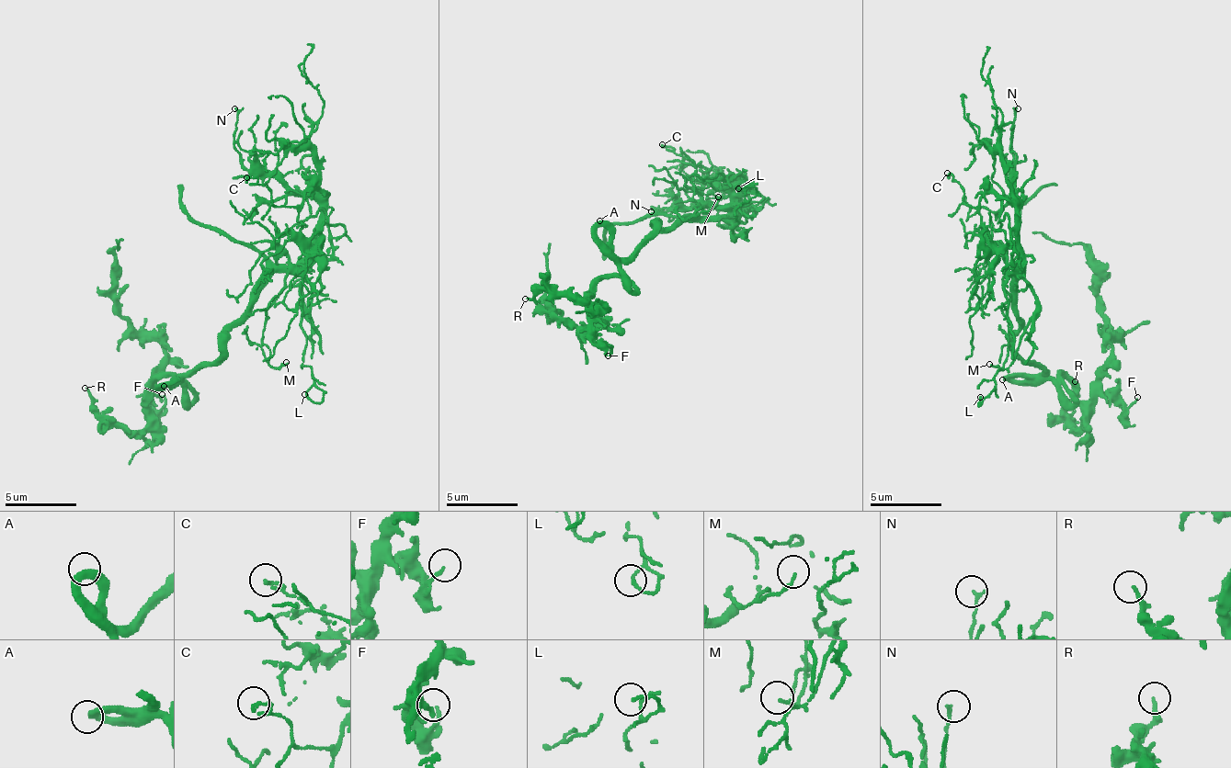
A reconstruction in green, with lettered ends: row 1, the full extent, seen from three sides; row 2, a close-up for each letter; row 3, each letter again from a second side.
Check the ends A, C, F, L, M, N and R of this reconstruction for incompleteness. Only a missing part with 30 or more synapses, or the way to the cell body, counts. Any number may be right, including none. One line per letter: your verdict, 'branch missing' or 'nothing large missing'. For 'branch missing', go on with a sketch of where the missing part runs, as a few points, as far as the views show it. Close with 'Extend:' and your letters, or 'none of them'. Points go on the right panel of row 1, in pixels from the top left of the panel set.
A: nothing large missing
C: nothing large missing
F: nothing large missing
L: nothing large missing
M: nothing large missing
N: nothing large missing
R: nothing large missing
Extend: none of them

